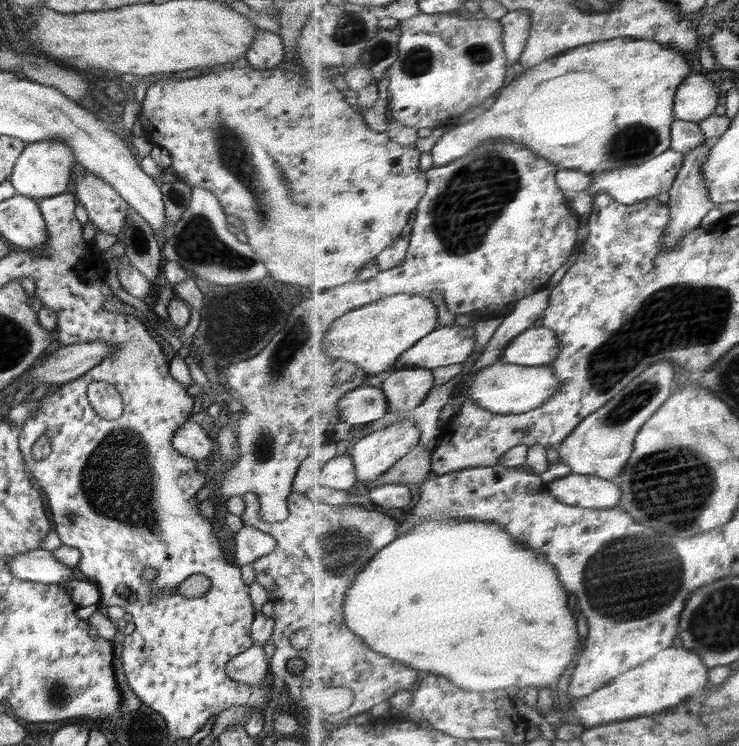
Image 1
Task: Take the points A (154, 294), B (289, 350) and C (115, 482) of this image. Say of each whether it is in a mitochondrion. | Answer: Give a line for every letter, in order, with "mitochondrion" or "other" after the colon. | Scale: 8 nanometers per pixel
A: other
B: mitochondrion
C: mitochondrion

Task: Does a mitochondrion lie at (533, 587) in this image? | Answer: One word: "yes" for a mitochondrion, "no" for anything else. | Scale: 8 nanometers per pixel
no

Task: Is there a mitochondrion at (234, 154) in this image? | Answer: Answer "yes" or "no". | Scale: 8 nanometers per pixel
yes

